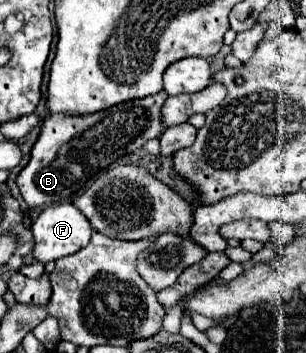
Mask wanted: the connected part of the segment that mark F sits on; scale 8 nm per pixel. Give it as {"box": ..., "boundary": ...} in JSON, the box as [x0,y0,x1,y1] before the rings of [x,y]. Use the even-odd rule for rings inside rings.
{"box":[32,203,92,263],"boundary":[[[60,203],[44,207],[44,211],[32,223],[32,233],[34,233],[34,249],[32,249],[34,259],[38,263],[50,263],[86,247],[92,235],[92,227],[88,219],[72,203]]]}

